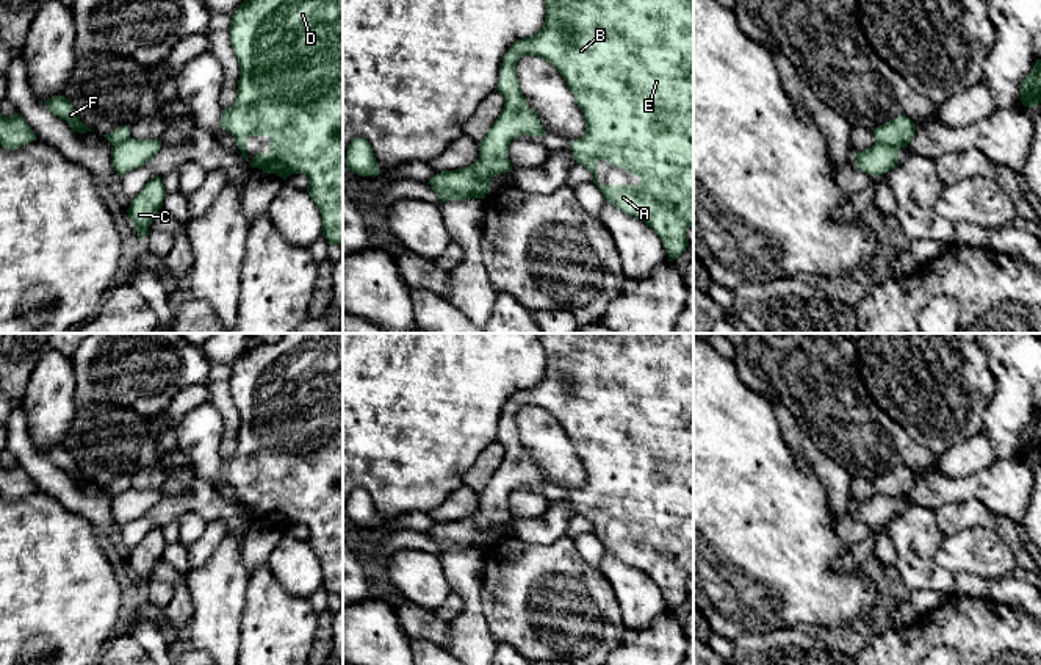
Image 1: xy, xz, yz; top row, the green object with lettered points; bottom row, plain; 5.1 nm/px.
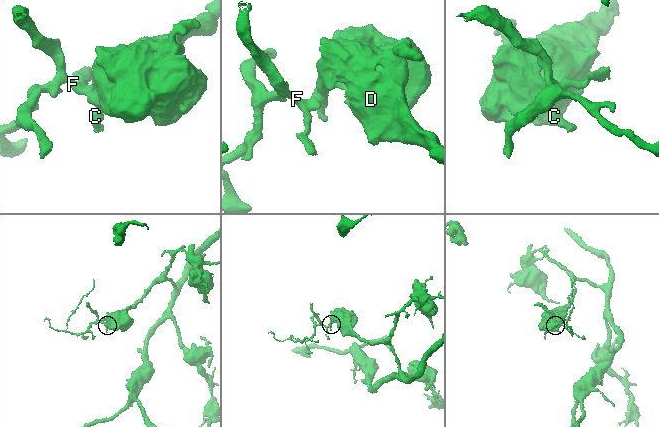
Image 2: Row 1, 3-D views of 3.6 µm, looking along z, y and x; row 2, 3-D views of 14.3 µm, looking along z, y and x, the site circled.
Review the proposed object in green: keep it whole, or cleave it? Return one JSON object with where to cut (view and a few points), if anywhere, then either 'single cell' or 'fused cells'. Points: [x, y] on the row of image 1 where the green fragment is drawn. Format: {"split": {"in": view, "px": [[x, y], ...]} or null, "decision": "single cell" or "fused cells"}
{"split": {"in": "xz", "px": [[468, 166], [475, 177], [489, 190]]}, "decision": "fused cells"}

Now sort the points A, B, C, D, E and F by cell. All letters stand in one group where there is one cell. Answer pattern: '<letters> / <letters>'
A B C D E / F

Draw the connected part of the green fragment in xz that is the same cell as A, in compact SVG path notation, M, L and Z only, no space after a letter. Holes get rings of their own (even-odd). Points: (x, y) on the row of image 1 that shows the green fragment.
M545 0L546 16L545 23L539 33L515 41L506 52L499 67L498 92L504 97L504 108L485 138L477 142L479 160L470 167L474 172L479 185L490 189L490 183L495 175L512 171L509 160L510 142L521 135L542 136L546 135L537 113L528 106L528 102L520 89L517 77L517 63L524 55L534 55L548 61L567 81L570 91L575 95L576 105L581 108L585 119L585 135L573 142L573 150L578 164L587 167L593 174L593 183L601 189L606 202L615 208L625 211L636 219L645 222L661 238L664 249L668 255L668 261L676 260L689 246L686 239L686 230L693 227L693 0ZM606 160L609 164L617 166L632 175L637 175L639 185L600 185L598 183L598 161Z

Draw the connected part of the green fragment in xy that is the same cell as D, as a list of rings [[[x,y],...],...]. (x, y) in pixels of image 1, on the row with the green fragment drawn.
[[[244,0],[233,11],[229,33],[240,80],[235,103],[222,113],[222,130],[233,136],[246,161],[247,138],[269,136],[269,153],[257,152],[250,167],[283,180],[304,174],[321,213],[322,236],[343,246],[343,0]]]

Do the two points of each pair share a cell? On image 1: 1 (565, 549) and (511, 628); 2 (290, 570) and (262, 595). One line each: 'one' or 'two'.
1: one
2: two

